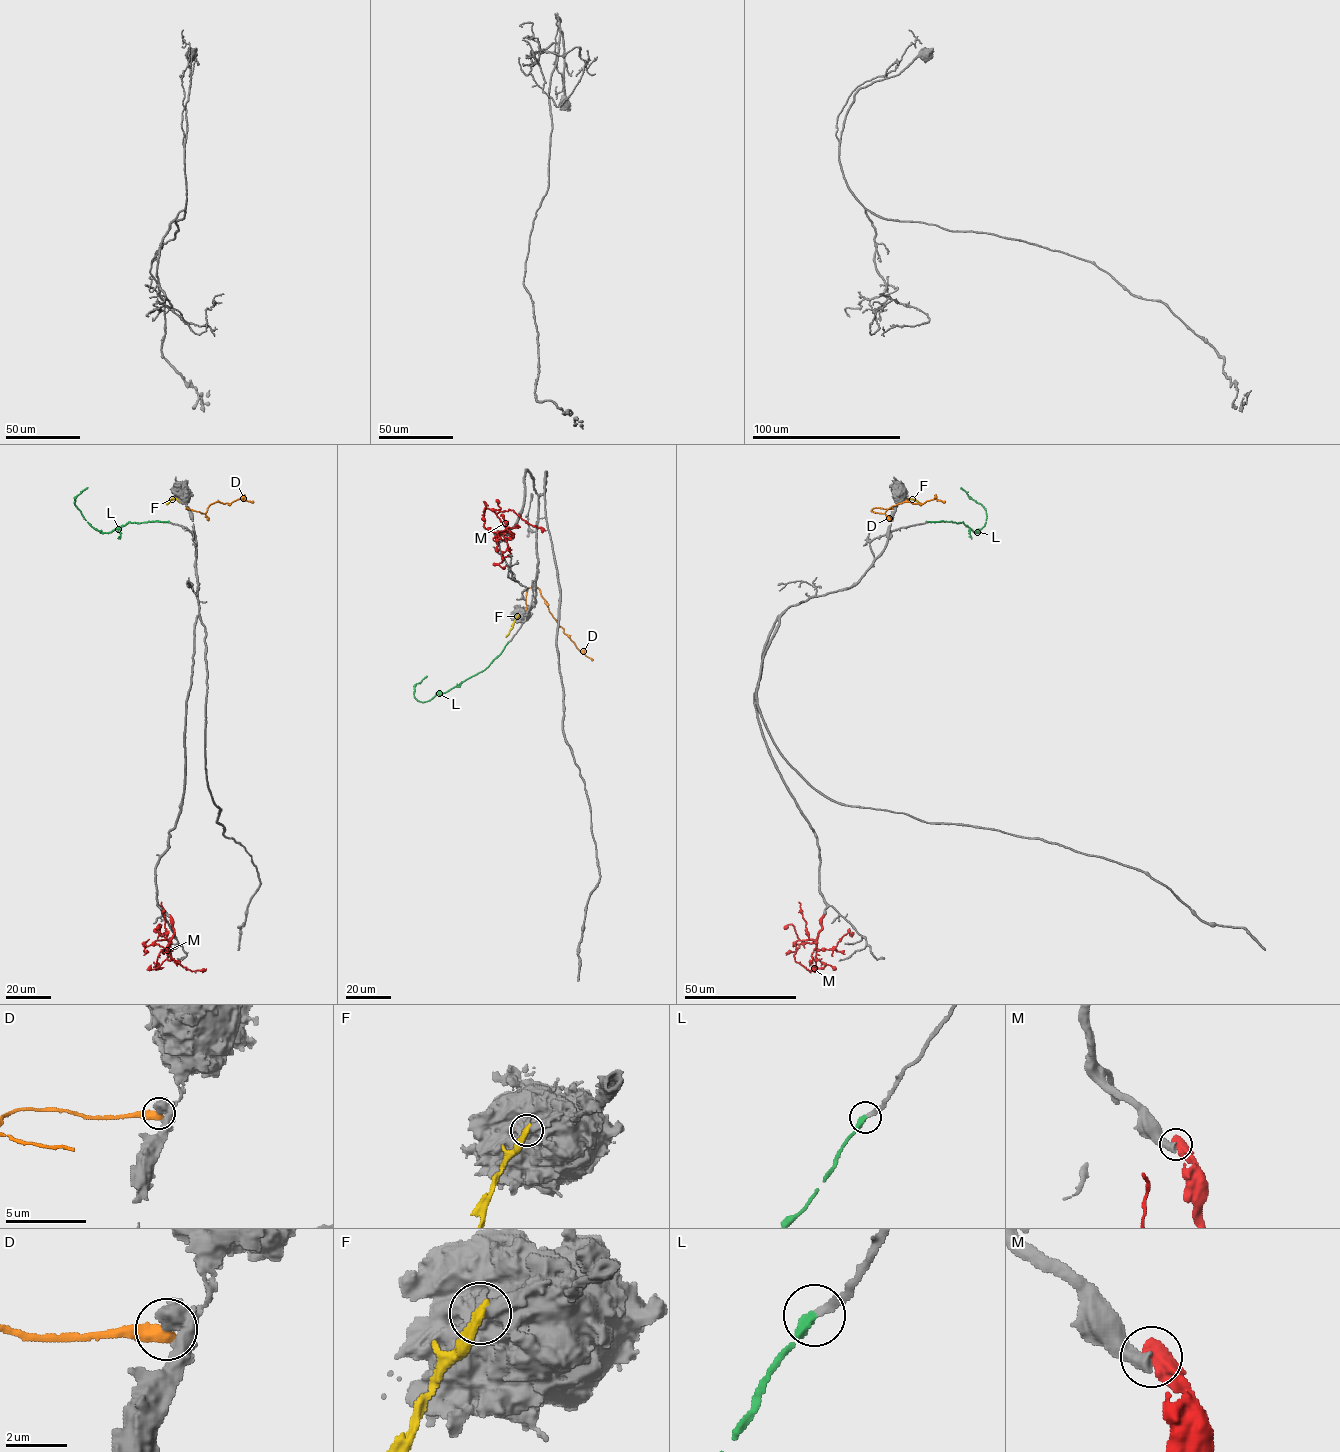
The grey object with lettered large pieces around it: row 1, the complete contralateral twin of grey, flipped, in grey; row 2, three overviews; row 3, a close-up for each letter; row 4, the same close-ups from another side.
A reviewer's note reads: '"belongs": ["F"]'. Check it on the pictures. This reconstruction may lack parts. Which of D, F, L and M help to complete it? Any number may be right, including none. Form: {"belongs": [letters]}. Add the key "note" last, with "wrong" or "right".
{"belongs": ["L"], "note": "wrong"}

